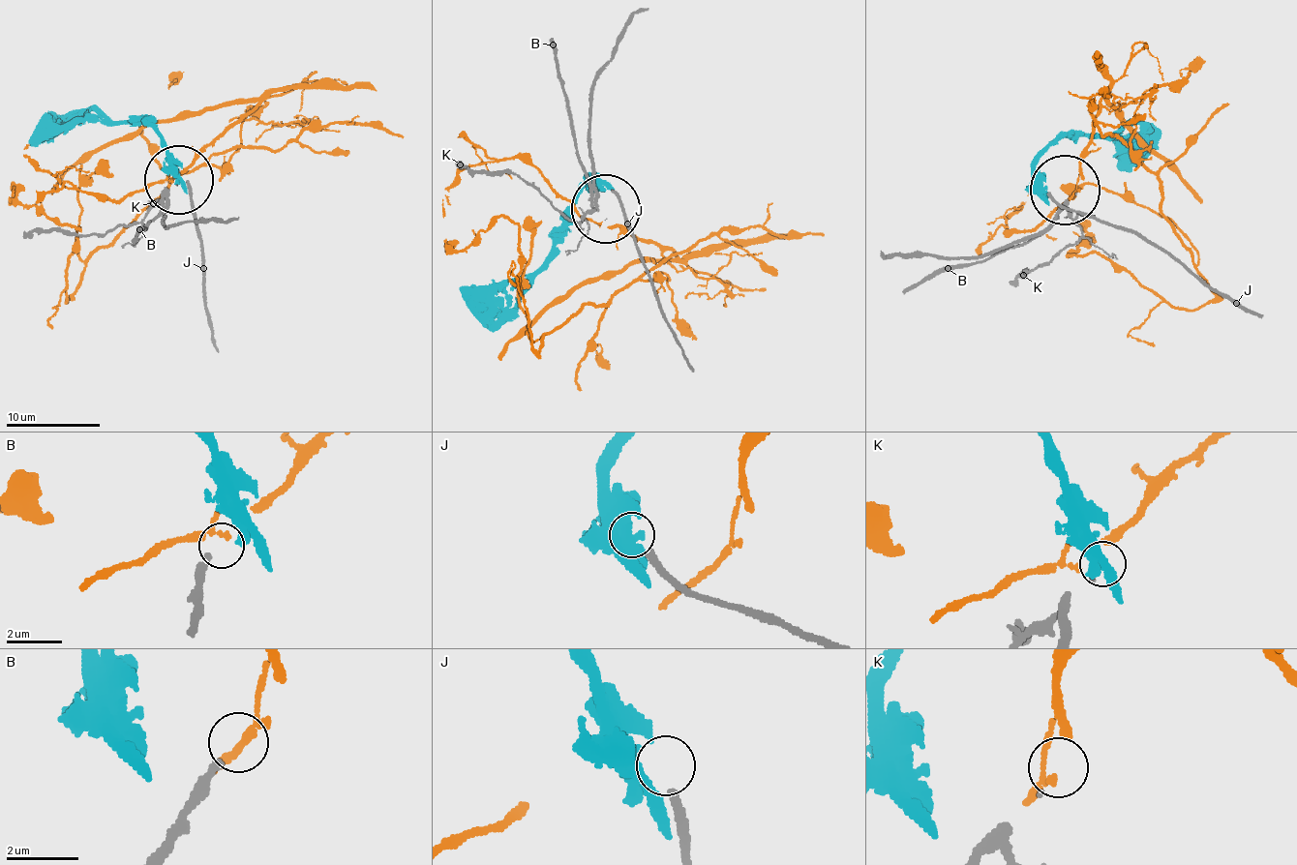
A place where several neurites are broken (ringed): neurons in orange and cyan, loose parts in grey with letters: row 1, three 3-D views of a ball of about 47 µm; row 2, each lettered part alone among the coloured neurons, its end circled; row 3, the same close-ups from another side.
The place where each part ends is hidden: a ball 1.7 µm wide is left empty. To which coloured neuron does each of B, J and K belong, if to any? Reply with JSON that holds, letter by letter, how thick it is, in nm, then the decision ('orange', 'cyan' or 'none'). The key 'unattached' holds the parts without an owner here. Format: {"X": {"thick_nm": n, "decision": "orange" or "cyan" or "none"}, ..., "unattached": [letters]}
{"B": {"thick_nm": 220, "decision": "orange"}, "J": {"thick_nm": 240, "decision": "none"}, "K": {"thick_nm": 50, "decision": "none"}, "unattached": ["J", "K"]}

